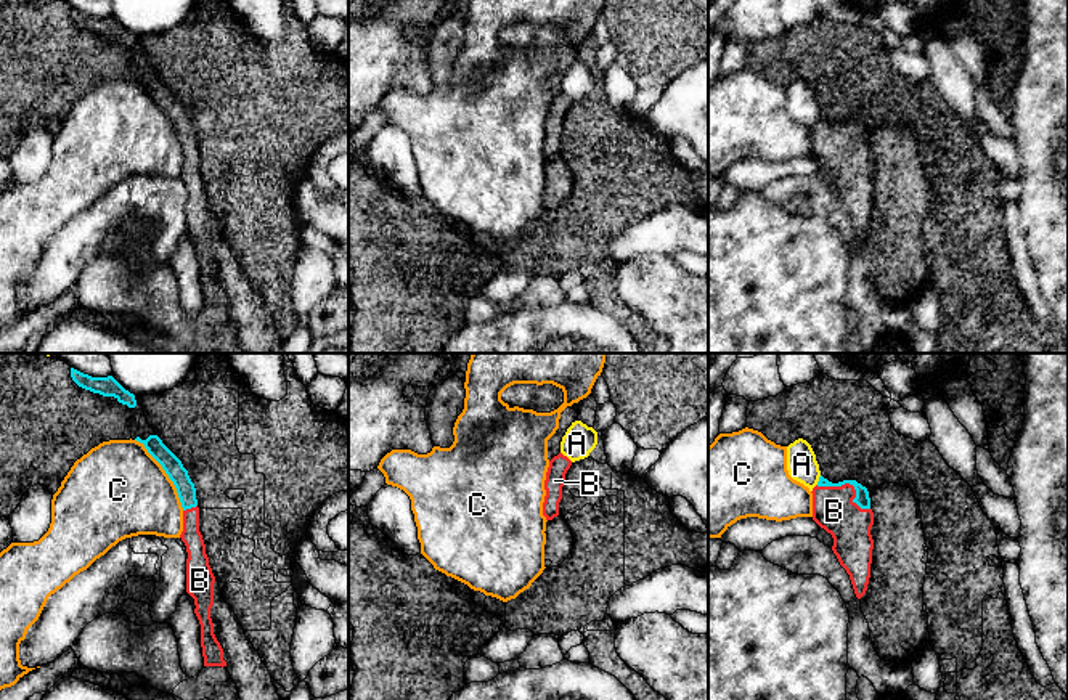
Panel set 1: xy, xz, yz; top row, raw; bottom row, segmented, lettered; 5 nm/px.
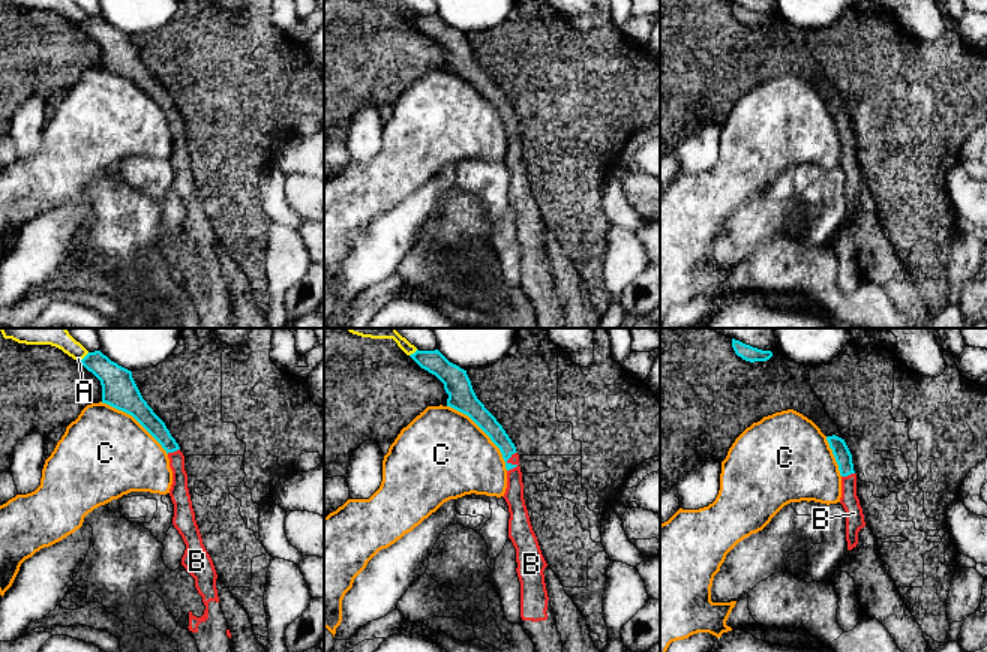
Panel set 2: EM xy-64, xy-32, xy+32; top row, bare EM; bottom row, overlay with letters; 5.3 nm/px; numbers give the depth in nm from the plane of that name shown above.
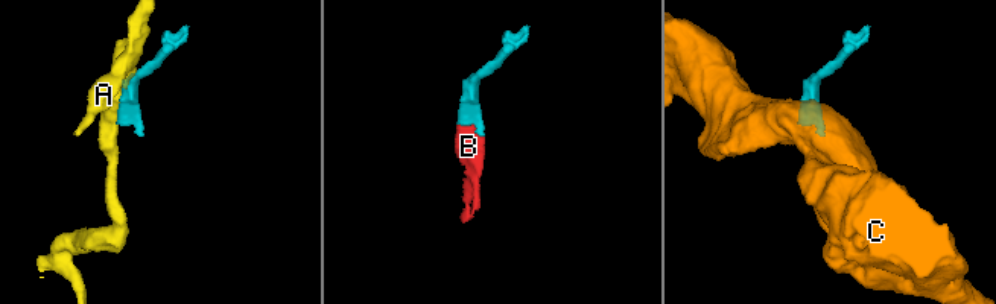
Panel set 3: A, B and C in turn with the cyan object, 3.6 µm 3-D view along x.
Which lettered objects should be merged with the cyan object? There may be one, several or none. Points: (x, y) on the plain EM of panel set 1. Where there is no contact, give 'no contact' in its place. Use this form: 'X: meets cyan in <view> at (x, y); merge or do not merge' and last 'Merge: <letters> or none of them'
A: meets cyan in yz at (819, 121); do not merge
B: meets cyan in yz at (850, 124); merge
C: meets cyan in xy at (166, 113); do not merge
Merge: B

